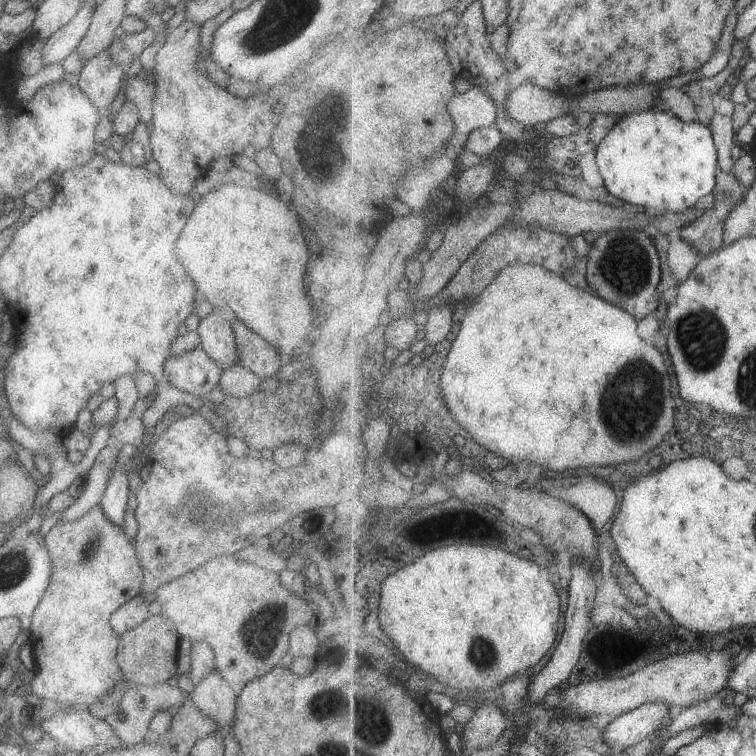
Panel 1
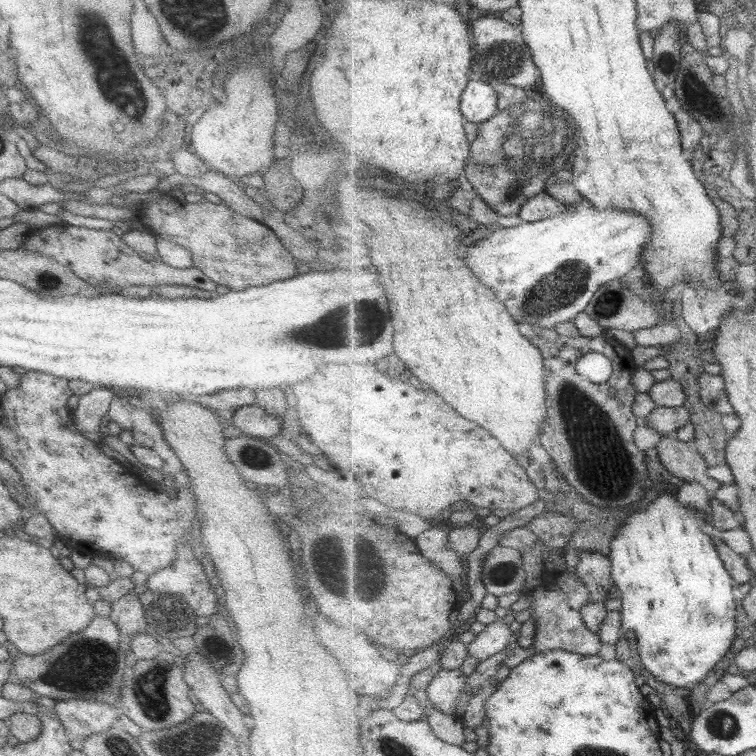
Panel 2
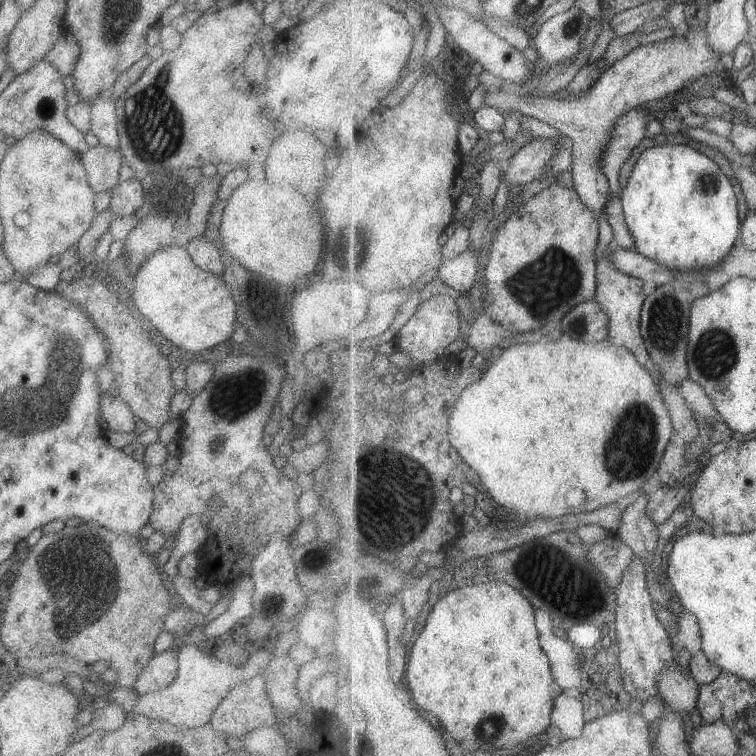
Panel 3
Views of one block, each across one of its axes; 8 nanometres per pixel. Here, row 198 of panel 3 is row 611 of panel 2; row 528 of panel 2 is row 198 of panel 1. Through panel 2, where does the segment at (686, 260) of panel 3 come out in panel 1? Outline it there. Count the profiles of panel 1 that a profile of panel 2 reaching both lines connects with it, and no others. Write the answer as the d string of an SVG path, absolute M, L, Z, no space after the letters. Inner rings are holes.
M655 107L624 115L595 152L606 189L613 197L655 208L659 213L687 213L701 198L715 191L718 149L709 126L697 120L685 122Z

